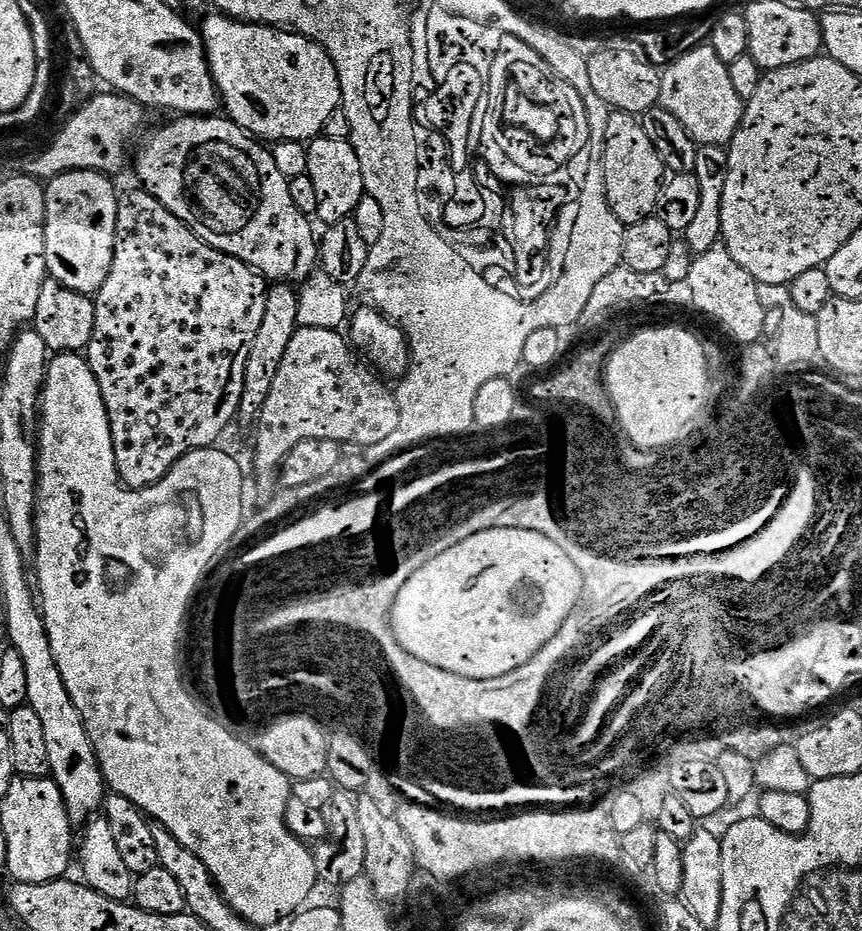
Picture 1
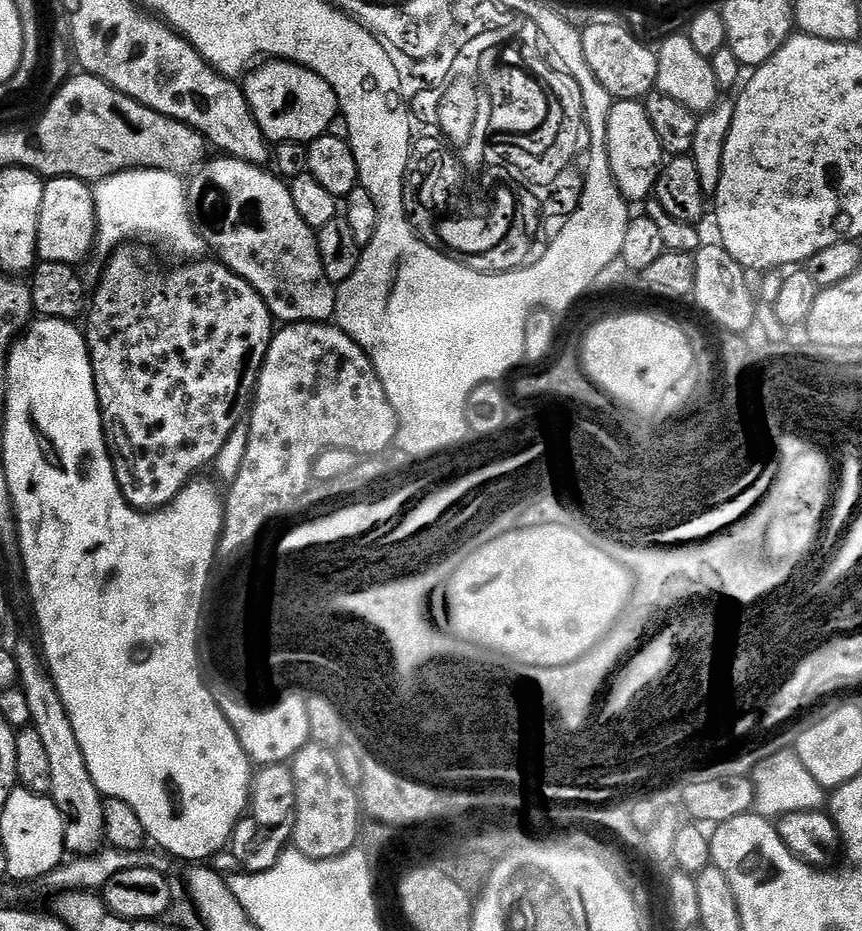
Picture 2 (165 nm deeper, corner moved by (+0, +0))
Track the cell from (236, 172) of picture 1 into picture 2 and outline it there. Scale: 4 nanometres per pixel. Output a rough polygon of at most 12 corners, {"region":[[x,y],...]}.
{"region":[[220,154],[187,185],[207,247],[277,321],[323,324],[337,285],[289,185]]}

